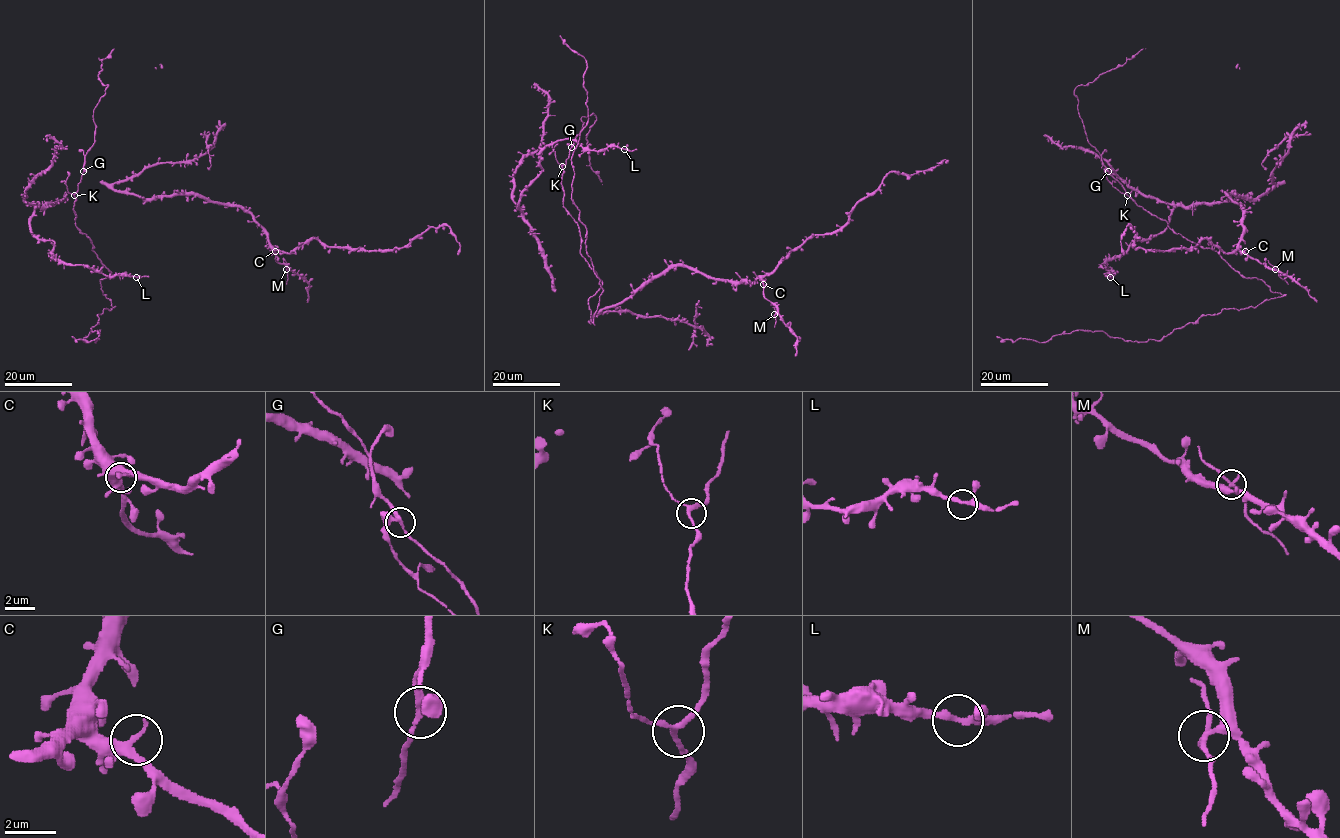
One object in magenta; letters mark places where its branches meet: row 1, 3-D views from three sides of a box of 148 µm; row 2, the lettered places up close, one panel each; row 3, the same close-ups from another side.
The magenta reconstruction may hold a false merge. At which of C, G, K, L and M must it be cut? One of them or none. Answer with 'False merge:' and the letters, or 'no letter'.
False merge: M

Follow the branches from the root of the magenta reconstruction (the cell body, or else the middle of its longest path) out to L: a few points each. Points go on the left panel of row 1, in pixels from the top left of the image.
L: (25, 190), (24, 199), (34, 206), (30, 230), (54, 243), (54, 258), (109, 276), (136, 277)

